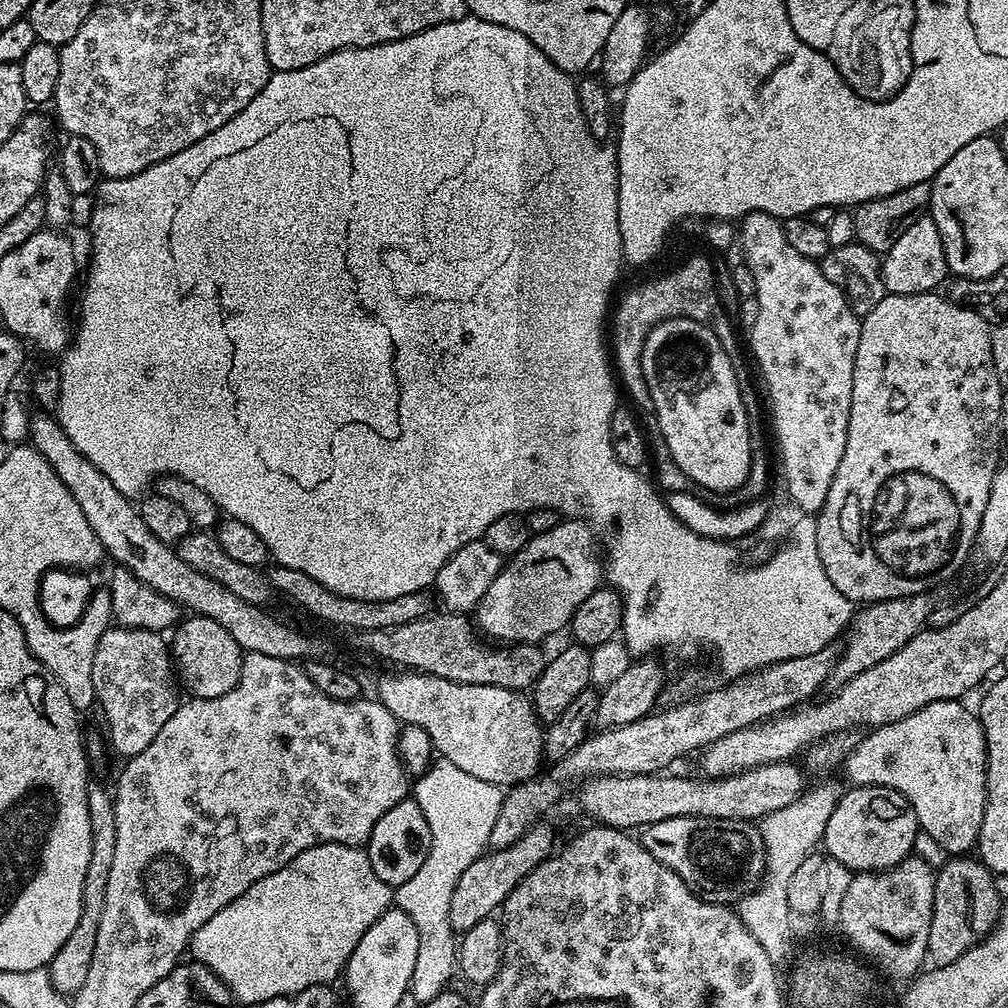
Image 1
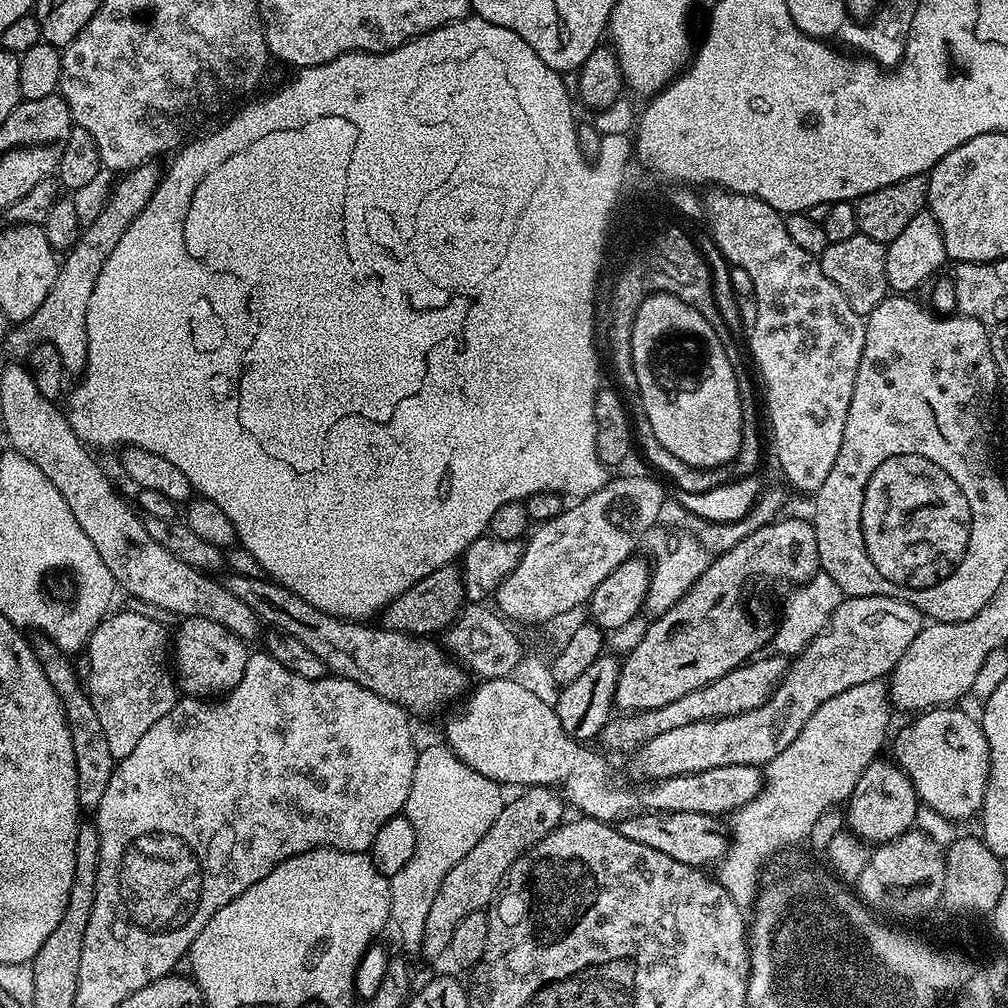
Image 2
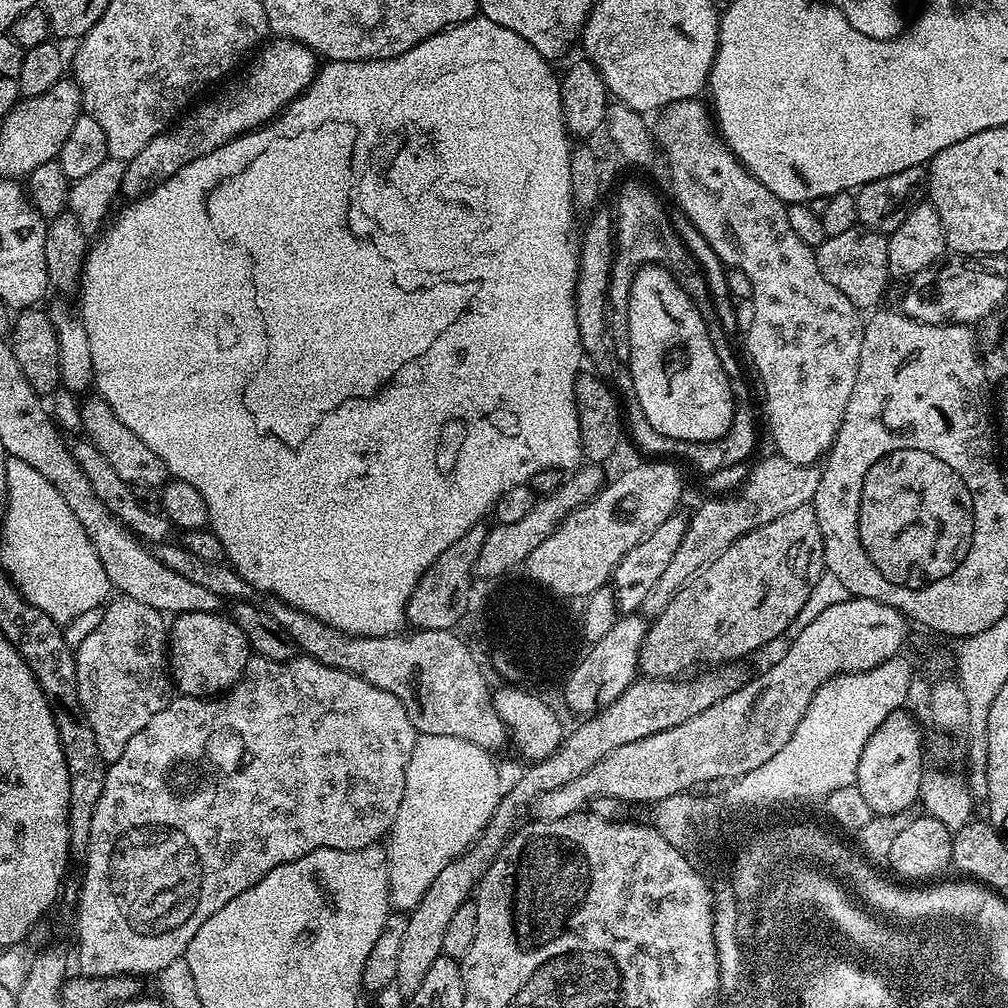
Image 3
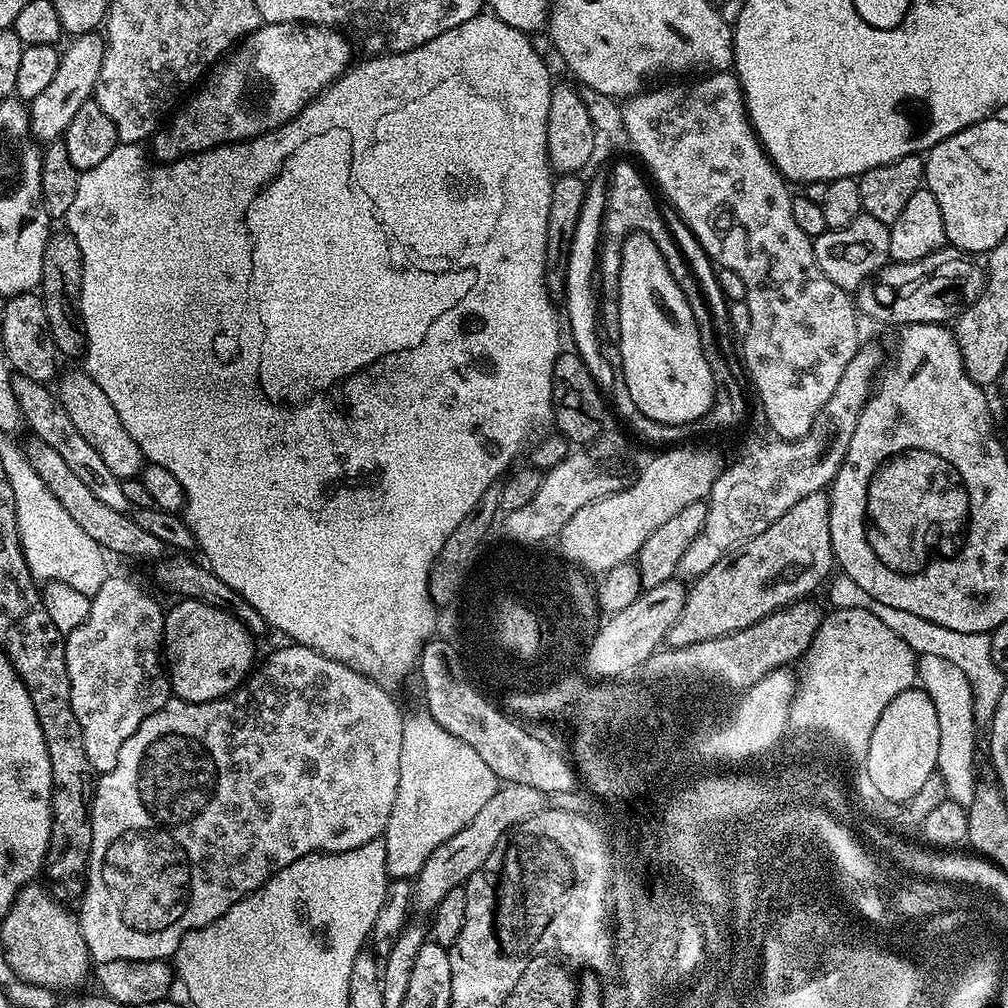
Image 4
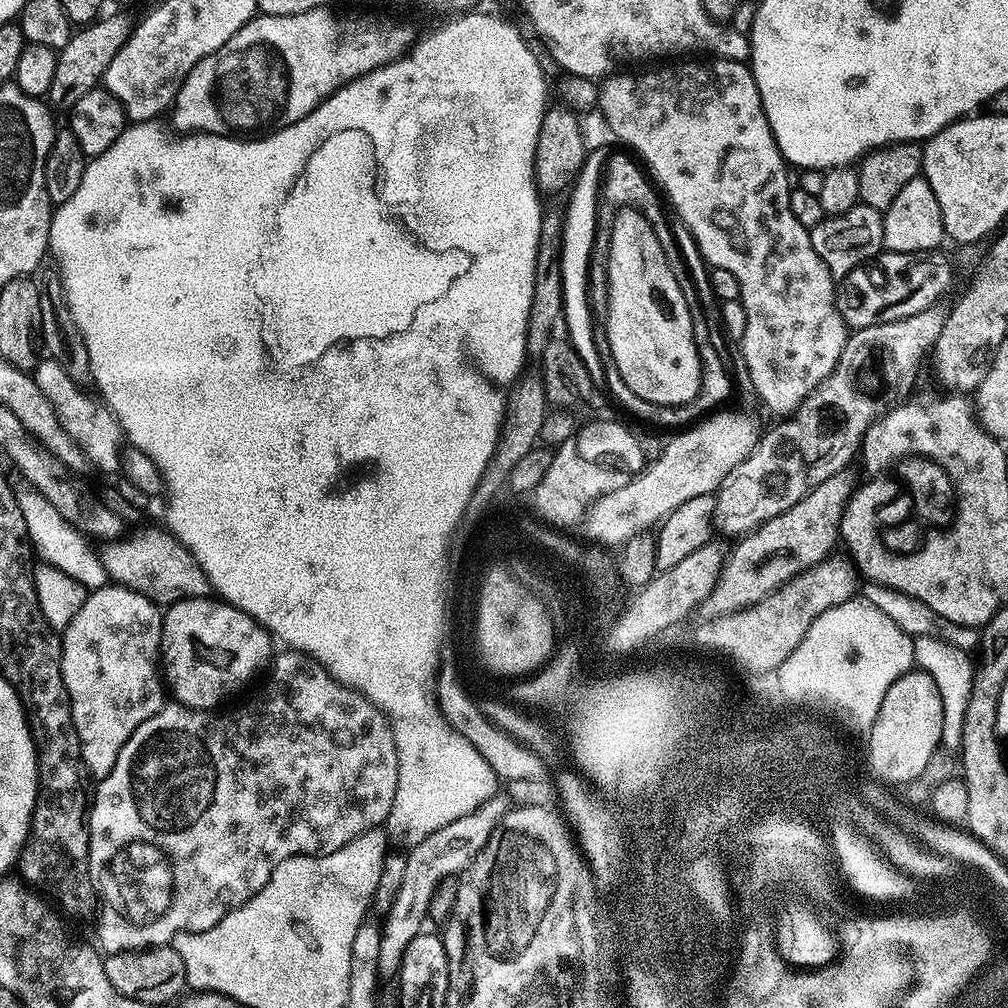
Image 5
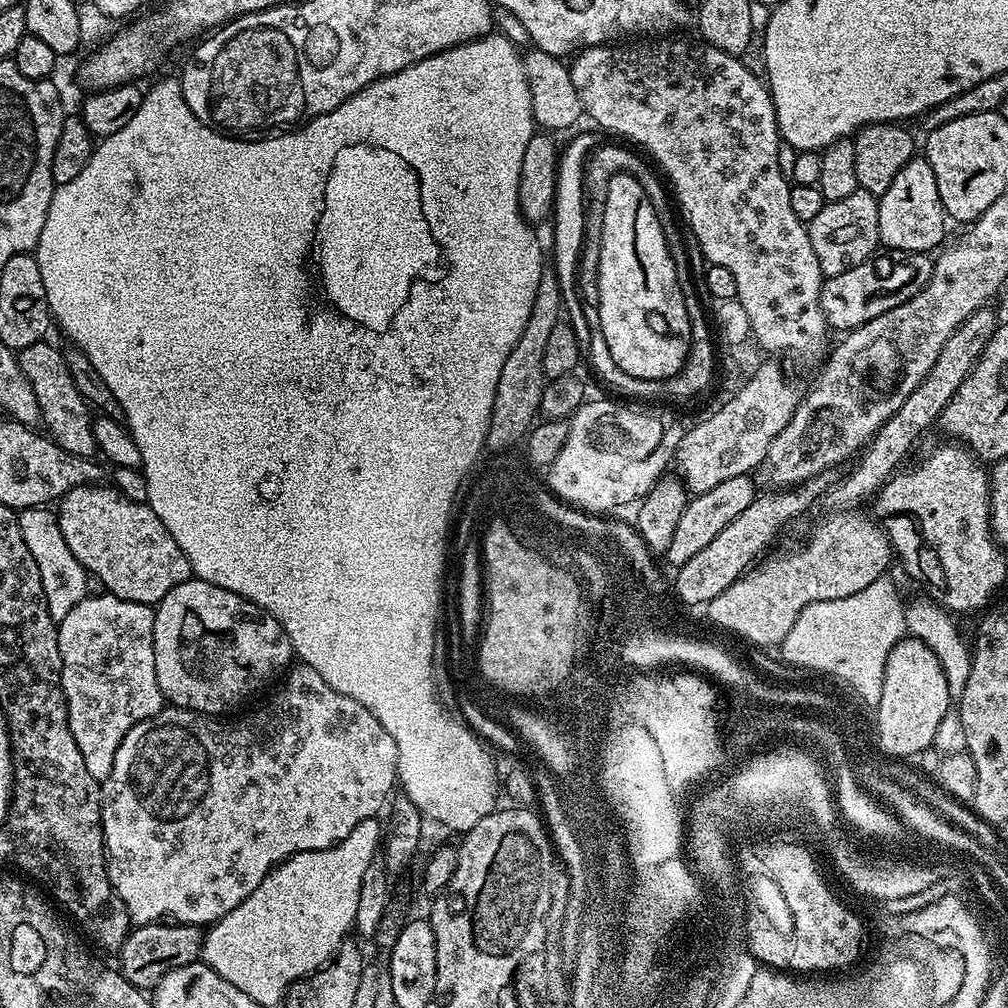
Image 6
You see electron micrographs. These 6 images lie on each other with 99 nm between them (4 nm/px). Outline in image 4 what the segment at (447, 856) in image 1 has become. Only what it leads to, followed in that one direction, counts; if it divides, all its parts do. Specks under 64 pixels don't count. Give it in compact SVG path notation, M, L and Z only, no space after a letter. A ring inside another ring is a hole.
M426 718L426 726L422 728L428 728L428 746L402 746L398 794L394 798L394 806L390 810L388 825L384 827L382 837L388 851L388 875L392 880L411 881L415 878L422 866L426 866L426 858L430 858L430 854L434 854L434 850L438 850L442 842L454 838L458 830L466 827L476 817L478 810L482 810L482 806L486 806L486 802L494 798L498 787L494 771L482 762L466 742L448 733L431 718Z

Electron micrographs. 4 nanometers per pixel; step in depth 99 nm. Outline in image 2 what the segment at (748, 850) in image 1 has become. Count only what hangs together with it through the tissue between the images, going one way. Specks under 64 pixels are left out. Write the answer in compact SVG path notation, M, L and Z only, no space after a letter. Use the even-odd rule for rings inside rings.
M643 811L634 816L625 816L619 821L620 833L630 842L642 842L642 846L650 846L650 850L662 850L662 854L670 854L678 862L686 863L692 860L696 853L696 860L704 856L706 866L719 861L727 852L729 841L720 833L719 819L694 814L693 812L646 812Z

